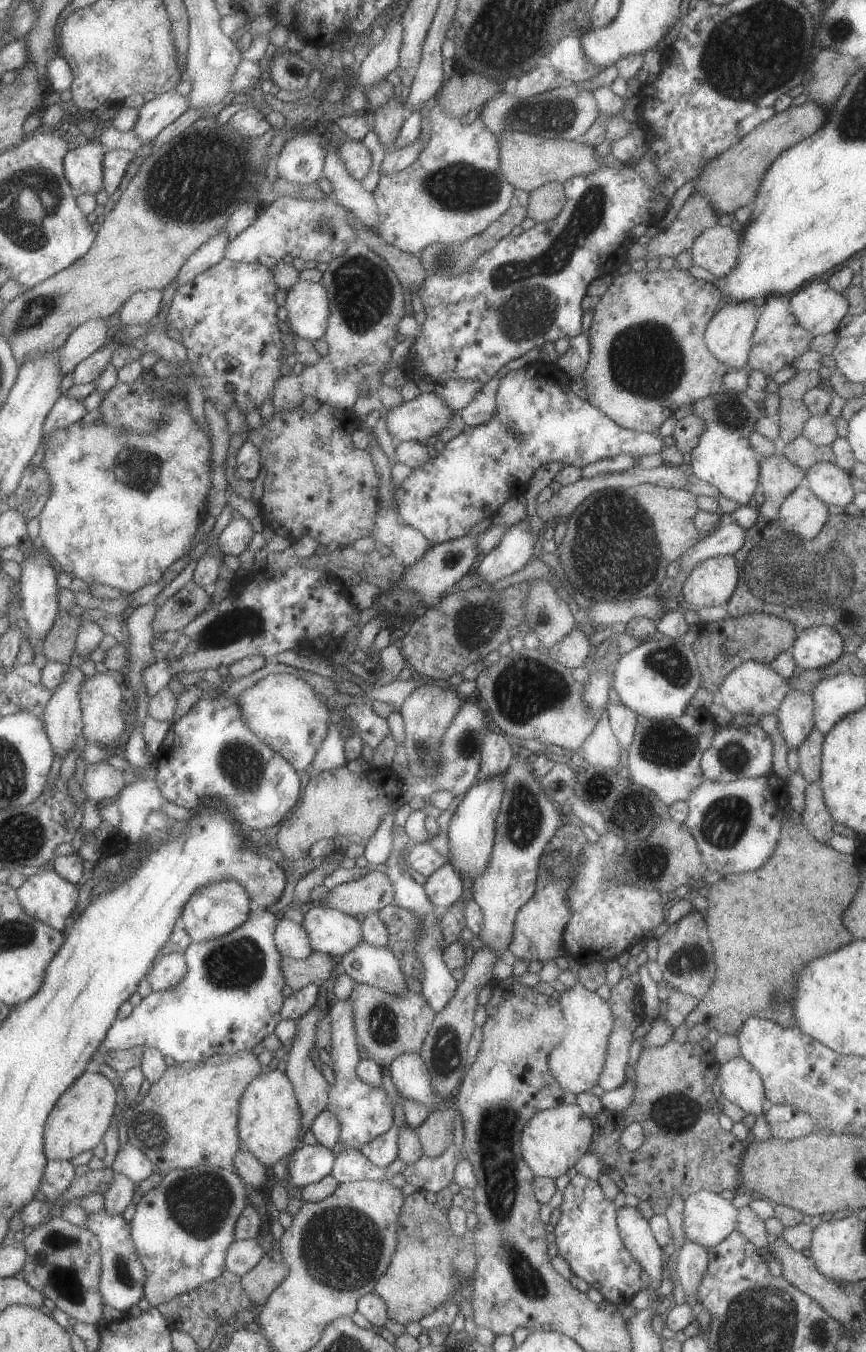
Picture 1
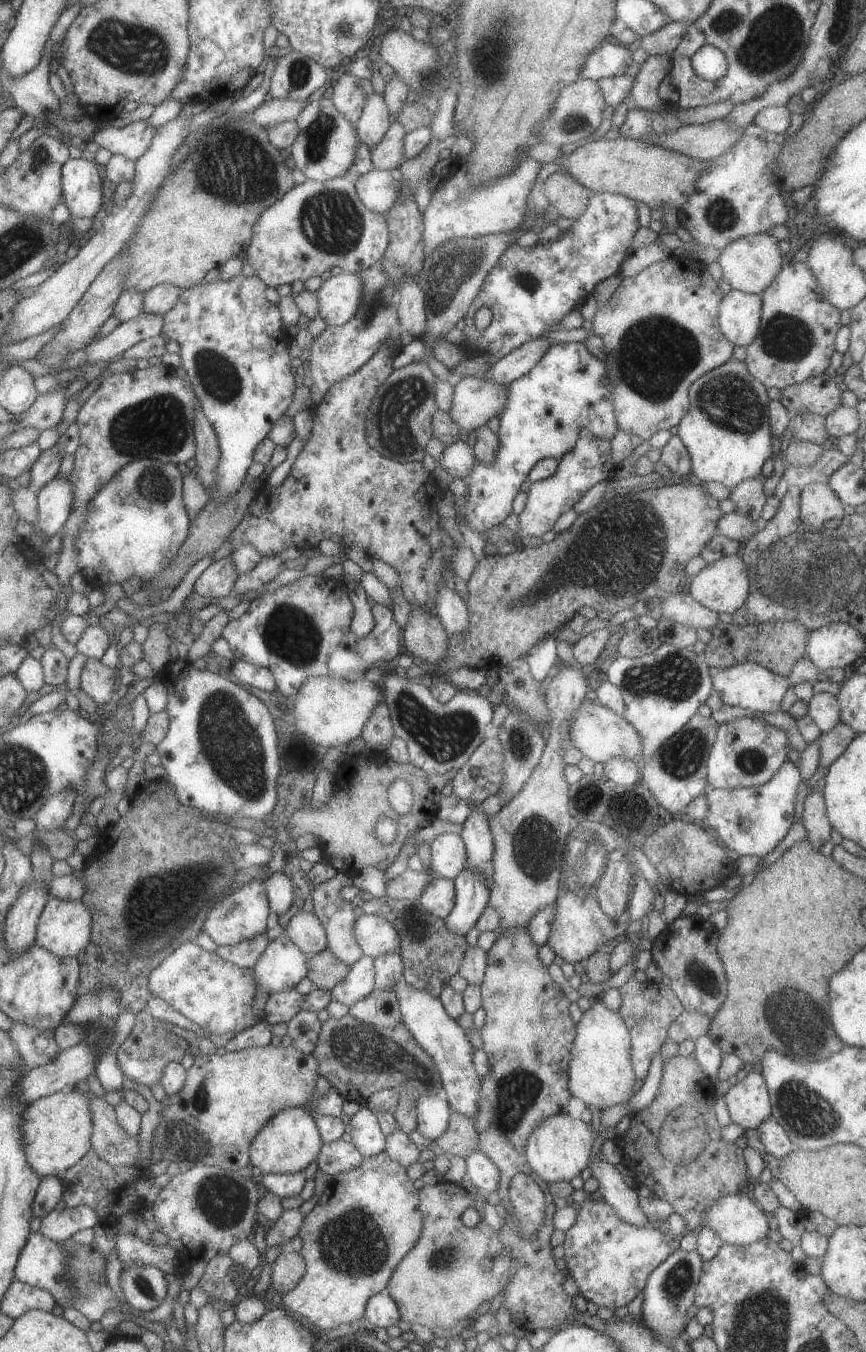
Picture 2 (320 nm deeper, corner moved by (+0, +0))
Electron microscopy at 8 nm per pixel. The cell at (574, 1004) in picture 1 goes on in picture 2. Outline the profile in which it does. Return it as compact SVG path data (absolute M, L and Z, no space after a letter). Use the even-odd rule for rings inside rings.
M598 998L590 1001L588 1010L581 1012L579 1022L575 1024L575 1035L569 1048L569 1064L567 1064L567 1086L573 1099L589 1108L602 1111L607 1108L616 1108L627 1102L632 1096L633 1084L636 1078L630 1064L629 1032L623 1020L617 1013L605 1008Z

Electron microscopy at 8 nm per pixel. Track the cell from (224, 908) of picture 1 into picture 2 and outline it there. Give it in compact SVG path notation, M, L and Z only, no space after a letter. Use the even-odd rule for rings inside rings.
M259 877L249 880L239 888L233 888L219 899L209 910L202 930L219 945L237 945L245 940L252 940L267 932L267 920L271 916L270 902L265 881Z

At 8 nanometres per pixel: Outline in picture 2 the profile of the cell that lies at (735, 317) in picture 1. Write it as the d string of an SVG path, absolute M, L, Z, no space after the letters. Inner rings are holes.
M731 290L719 302L717 326L731 346L746 347L757 334L762 296Z

